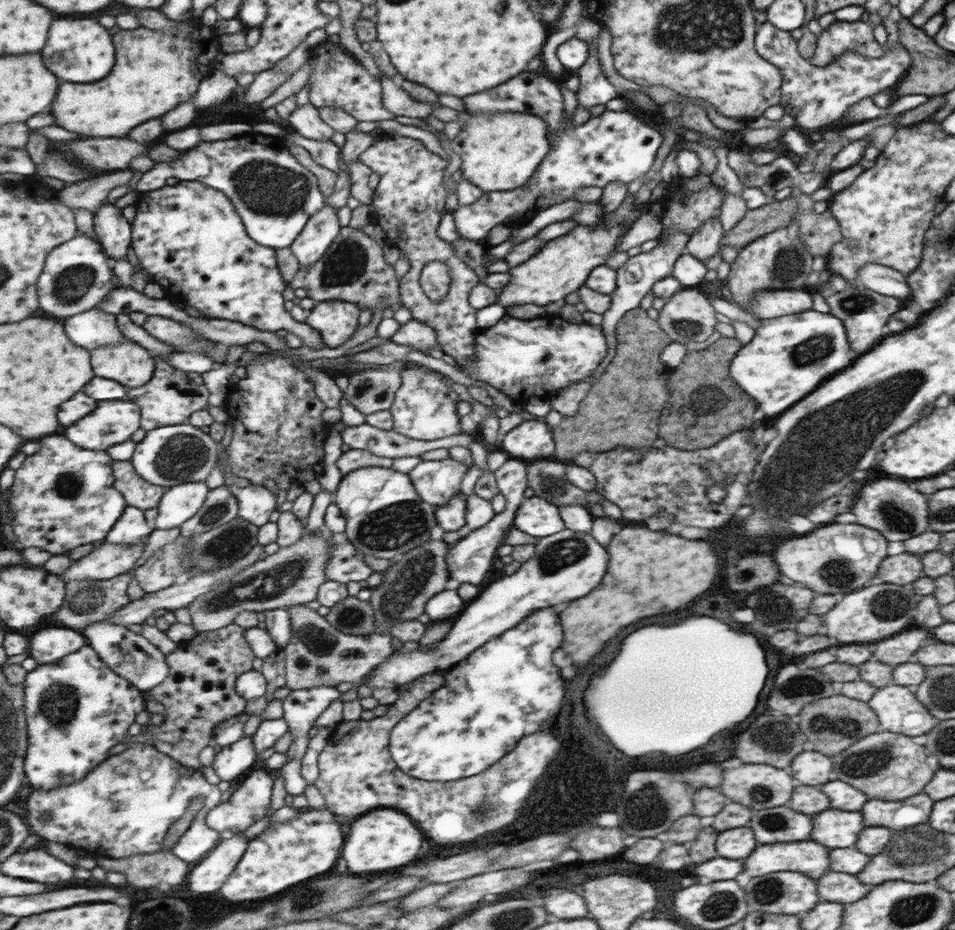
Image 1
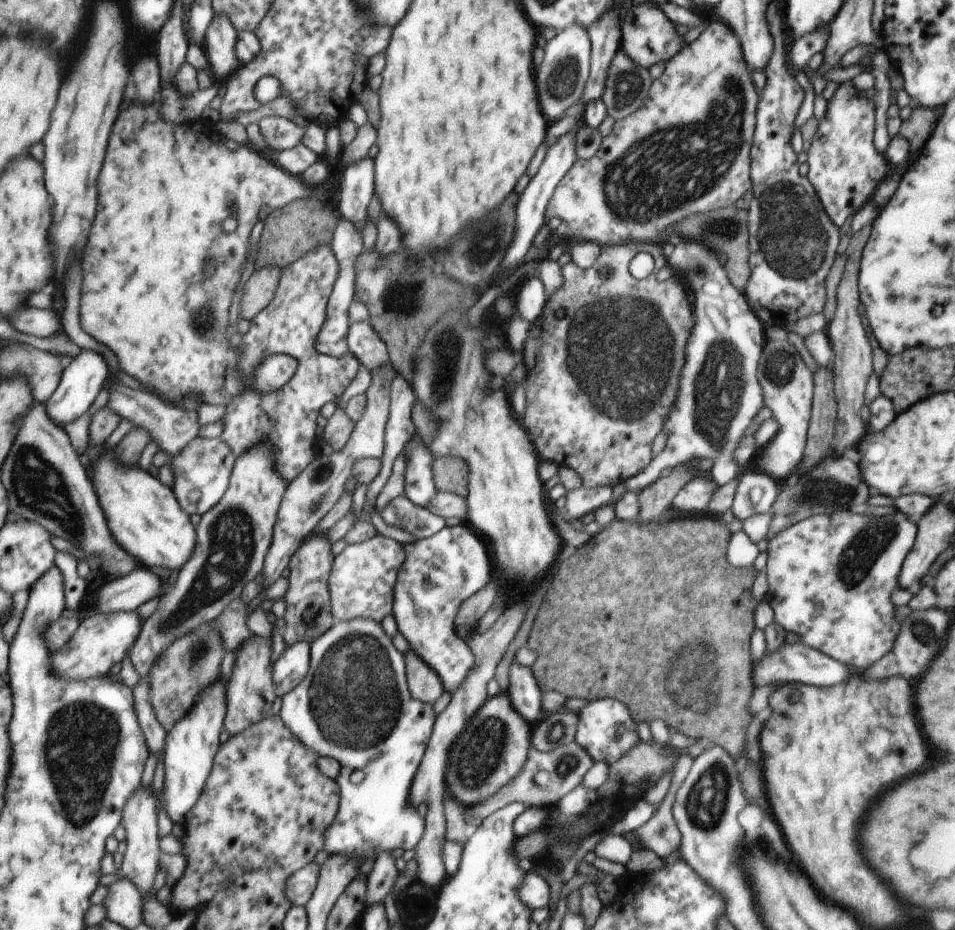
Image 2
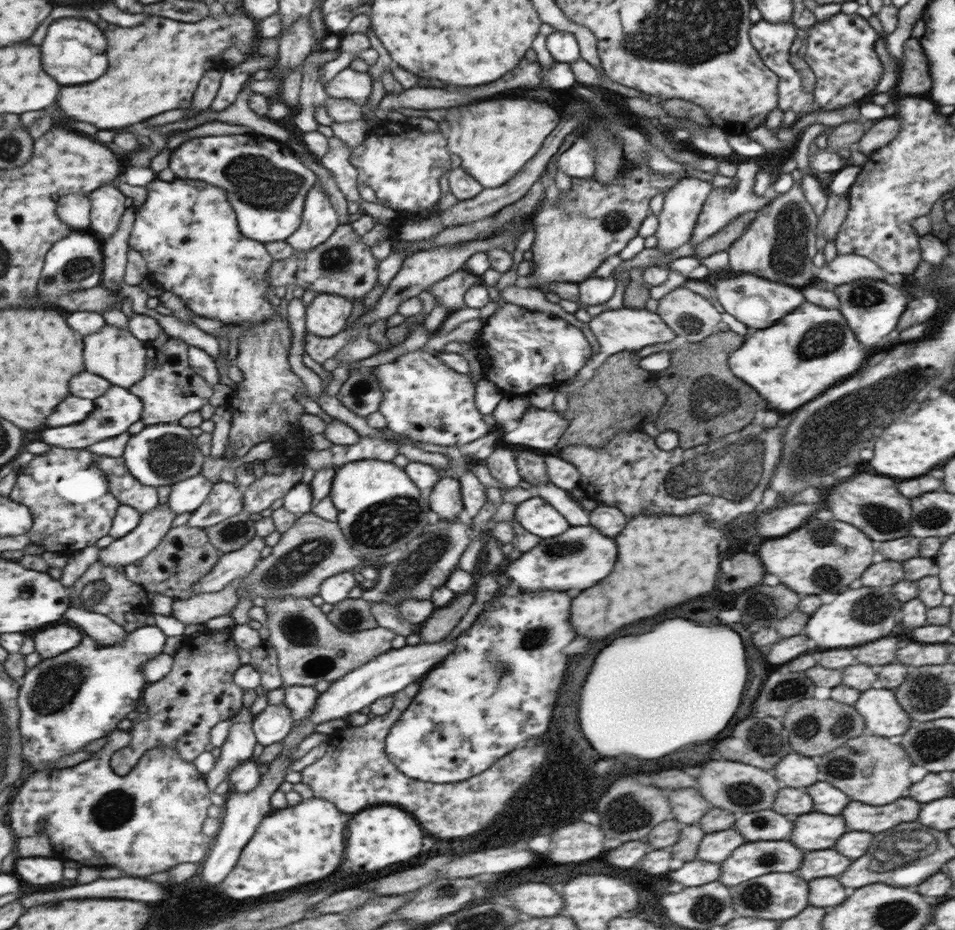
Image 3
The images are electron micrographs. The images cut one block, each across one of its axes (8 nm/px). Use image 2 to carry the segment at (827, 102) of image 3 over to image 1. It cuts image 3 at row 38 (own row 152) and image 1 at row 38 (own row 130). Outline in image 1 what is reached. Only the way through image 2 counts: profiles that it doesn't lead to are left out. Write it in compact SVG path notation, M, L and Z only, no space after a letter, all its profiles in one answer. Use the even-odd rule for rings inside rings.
M837 21L822 30L816 42L816 53L810 60L813 66L831 65L840 54L854 51L864 57L884 57L887 50L872 36L870 21Z

